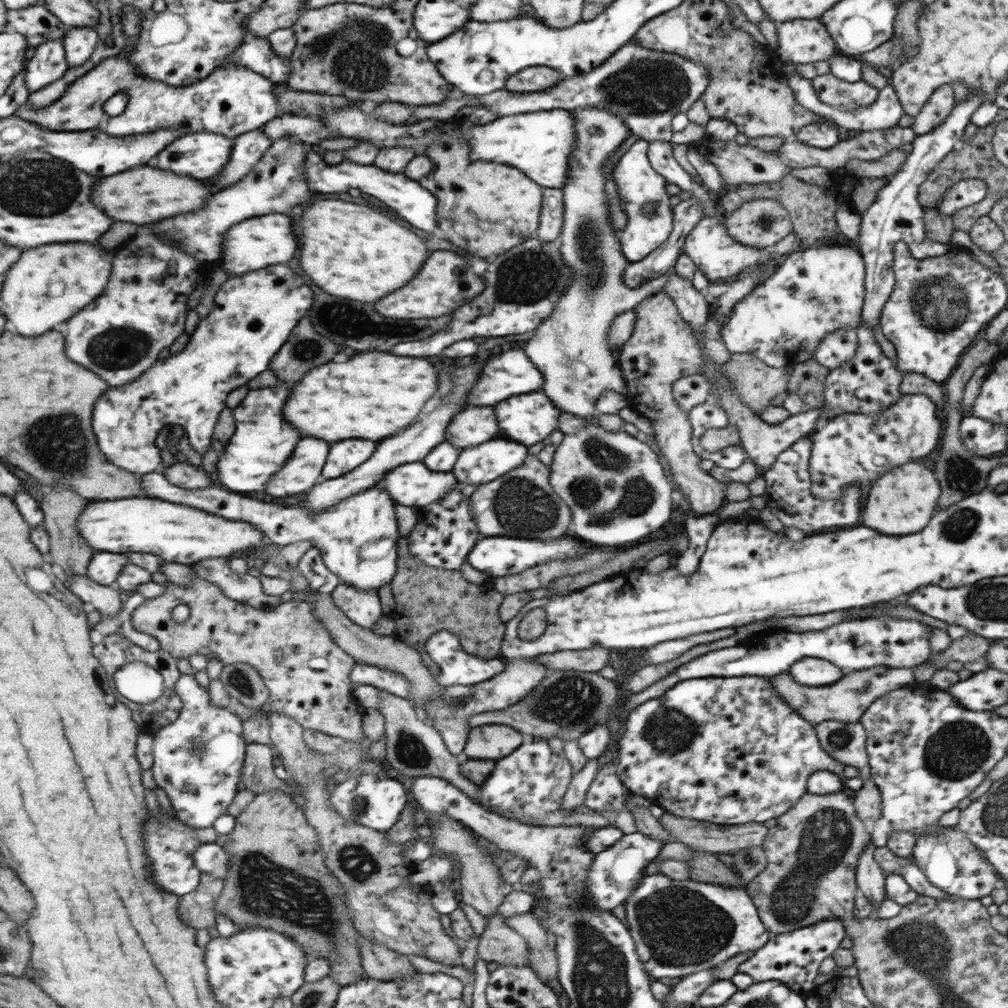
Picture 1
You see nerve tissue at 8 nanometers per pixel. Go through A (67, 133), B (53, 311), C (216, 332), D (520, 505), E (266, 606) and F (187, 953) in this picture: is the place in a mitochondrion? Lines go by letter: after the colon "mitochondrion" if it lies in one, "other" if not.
A: other
B: other
C: other
D: mitochondrion
E: other
F: other

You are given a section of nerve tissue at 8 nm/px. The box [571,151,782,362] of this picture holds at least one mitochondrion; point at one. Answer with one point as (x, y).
(589, 257)

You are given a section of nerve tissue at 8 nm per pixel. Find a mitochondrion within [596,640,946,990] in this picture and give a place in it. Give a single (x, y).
(681, 928)

